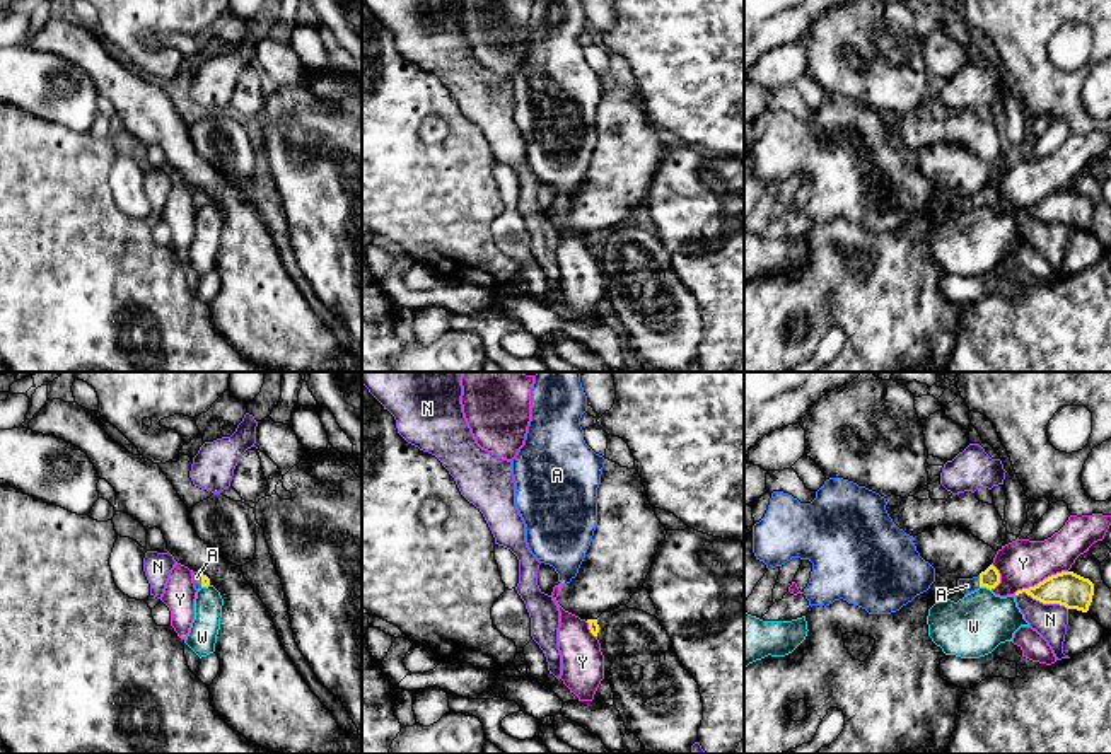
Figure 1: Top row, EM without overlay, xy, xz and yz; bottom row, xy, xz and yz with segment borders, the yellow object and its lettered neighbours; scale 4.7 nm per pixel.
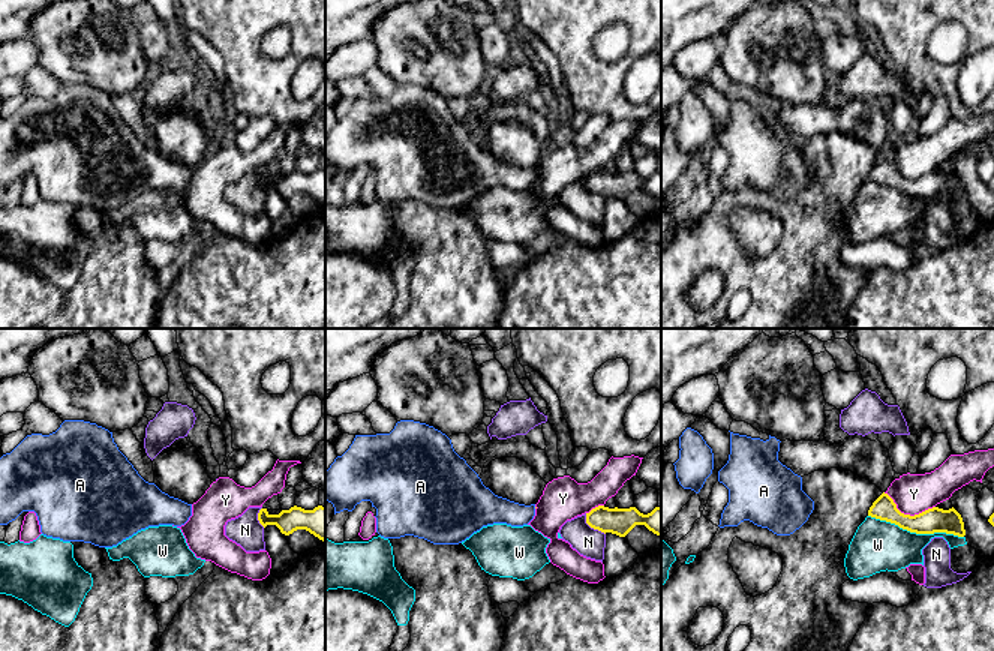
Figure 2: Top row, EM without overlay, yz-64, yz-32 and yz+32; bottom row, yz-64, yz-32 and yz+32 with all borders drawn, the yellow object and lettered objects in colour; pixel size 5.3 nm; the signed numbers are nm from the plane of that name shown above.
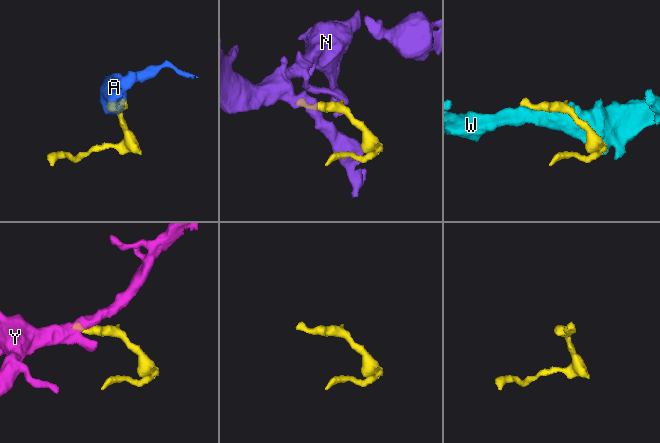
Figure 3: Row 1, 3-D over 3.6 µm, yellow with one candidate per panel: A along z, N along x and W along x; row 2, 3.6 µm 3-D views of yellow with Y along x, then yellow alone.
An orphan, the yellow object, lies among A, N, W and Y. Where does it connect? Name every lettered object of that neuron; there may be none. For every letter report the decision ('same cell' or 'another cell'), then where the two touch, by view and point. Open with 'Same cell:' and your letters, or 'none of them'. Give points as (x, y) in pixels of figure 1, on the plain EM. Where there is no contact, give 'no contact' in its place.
Same cell: A
A: same cell | yz (980, 198)
N: another cell | yz (1041, 219)
W: another cell | yz (985, 203)
Y: another cell | yz (1040, 200)

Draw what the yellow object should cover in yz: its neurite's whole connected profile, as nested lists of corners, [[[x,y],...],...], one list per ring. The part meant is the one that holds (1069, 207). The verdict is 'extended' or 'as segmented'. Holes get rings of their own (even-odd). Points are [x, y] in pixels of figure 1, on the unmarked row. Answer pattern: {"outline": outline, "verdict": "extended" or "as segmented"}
{"outline": [[[1062,189],[1034,205],[1017,208],[1015,213],[1022,210],[1043,222],[1060,222],[1067,227],[1087,230],[1094,213],[1094,201],[1073,189]]], "verdict": "as segmented"}

